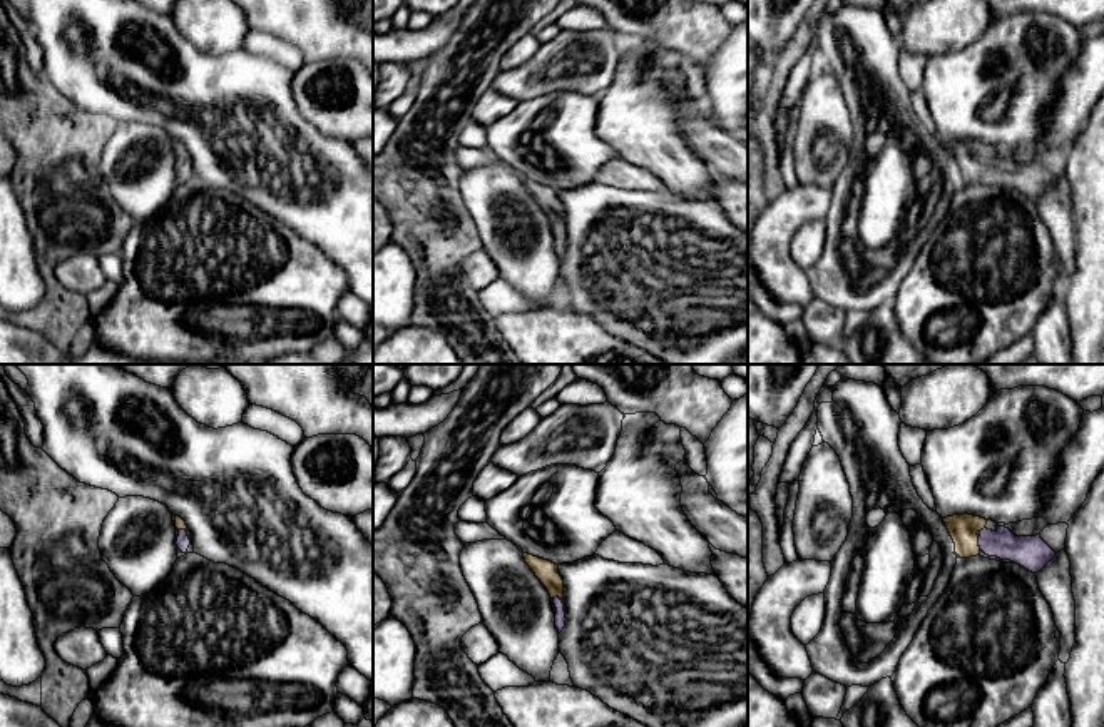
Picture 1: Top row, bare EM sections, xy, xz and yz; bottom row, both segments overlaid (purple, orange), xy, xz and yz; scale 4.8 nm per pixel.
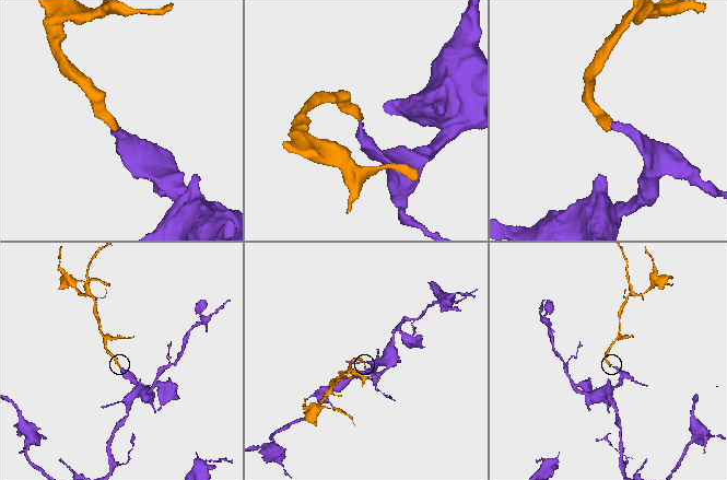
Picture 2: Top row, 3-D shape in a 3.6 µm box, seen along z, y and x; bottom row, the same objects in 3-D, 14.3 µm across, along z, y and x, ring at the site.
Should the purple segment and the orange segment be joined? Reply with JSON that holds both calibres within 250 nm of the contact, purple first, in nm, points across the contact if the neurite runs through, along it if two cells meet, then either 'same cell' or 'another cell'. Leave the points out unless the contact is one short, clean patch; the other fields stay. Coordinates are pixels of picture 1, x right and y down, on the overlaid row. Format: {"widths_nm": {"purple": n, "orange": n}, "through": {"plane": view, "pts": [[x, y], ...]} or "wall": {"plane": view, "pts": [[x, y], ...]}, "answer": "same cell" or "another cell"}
{"widths_nm": {"purple": 160, "orange": 140}, "through": {"plane": "yz", "pts": [[1029, 552], [1002, 543], [979, 543], [962, 528]]}, "answer": "same cell"}

